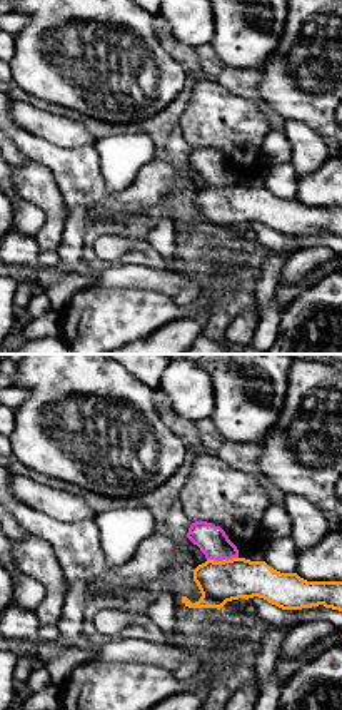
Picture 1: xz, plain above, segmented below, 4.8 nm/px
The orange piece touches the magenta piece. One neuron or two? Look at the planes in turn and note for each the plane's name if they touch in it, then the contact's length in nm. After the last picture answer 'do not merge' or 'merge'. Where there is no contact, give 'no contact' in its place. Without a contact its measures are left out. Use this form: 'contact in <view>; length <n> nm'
contact in xz; length 150 nm

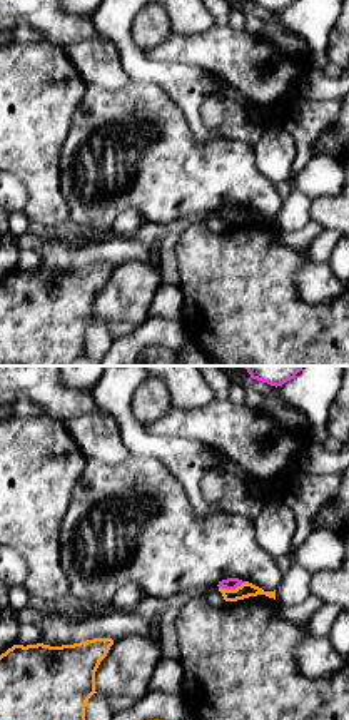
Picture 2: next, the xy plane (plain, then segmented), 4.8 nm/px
contact in xy; length 140 nm

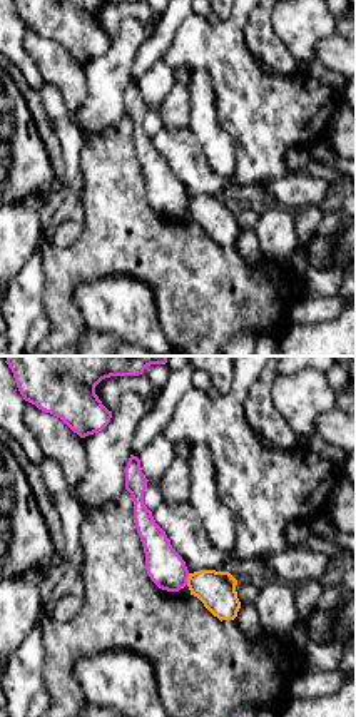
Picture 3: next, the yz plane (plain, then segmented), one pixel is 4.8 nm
contact in yz; length 60 nm

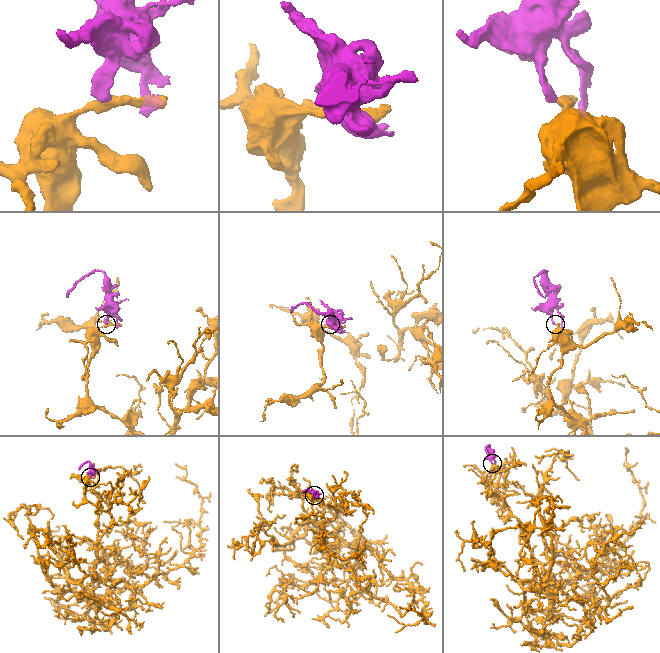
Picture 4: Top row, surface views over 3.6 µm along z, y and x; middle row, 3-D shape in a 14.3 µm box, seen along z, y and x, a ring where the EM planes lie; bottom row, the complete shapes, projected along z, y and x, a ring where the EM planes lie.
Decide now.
do not merge

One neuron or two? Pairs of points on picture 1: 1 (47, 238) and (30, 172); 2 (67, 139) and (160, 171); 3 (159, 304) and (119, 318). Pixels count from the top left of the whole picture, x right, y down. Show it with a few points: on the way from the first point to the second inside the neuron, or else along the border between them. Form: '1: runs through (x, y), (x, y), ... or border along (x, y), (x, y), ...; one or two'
1: runs through (52, 221), (52, 204), (40, 189); one
2: border along (47, 139), (65, 147), (92, 146); two
3: runs through (149, 309), (129, 314); one

